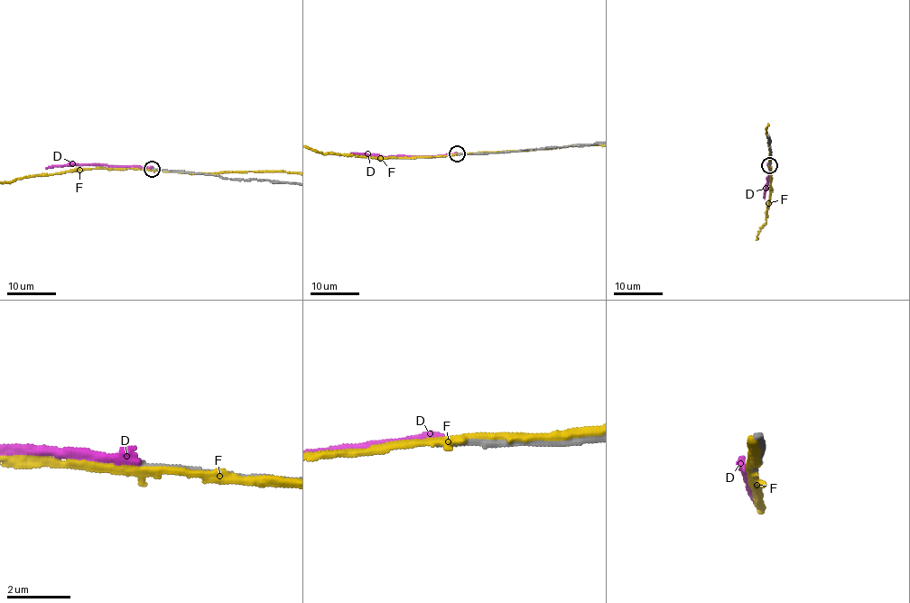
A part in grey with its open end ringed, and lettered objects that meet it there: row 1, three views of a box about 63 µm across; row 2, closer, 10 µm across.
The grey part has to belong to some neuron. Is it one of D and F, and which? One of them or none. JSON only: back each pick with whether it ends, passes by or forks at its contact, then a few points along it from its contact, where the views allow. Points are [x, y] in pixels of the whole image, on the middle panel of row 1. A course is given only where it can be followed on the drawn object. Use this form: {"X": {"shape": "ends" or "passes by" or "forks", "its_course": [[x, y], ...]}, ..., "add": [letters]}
{"add": []}

